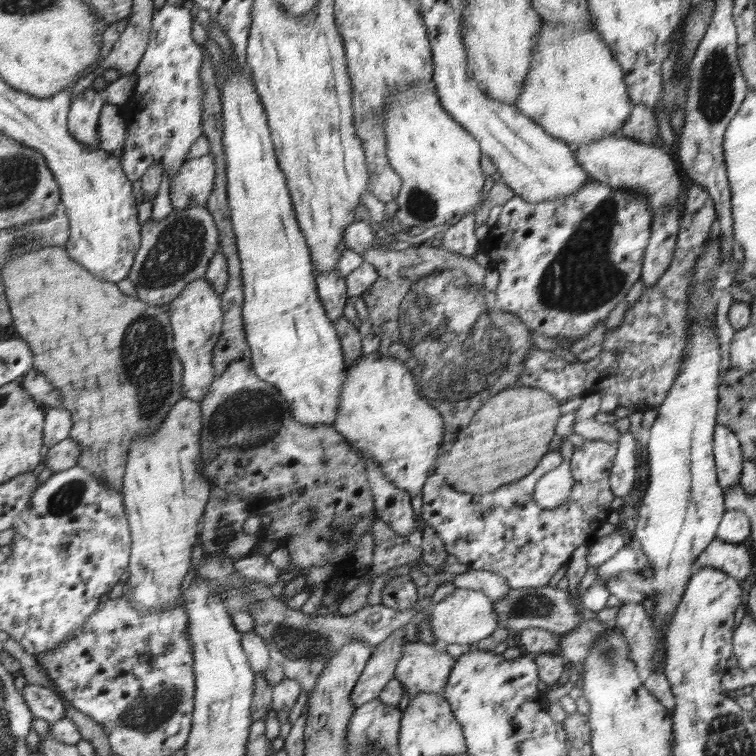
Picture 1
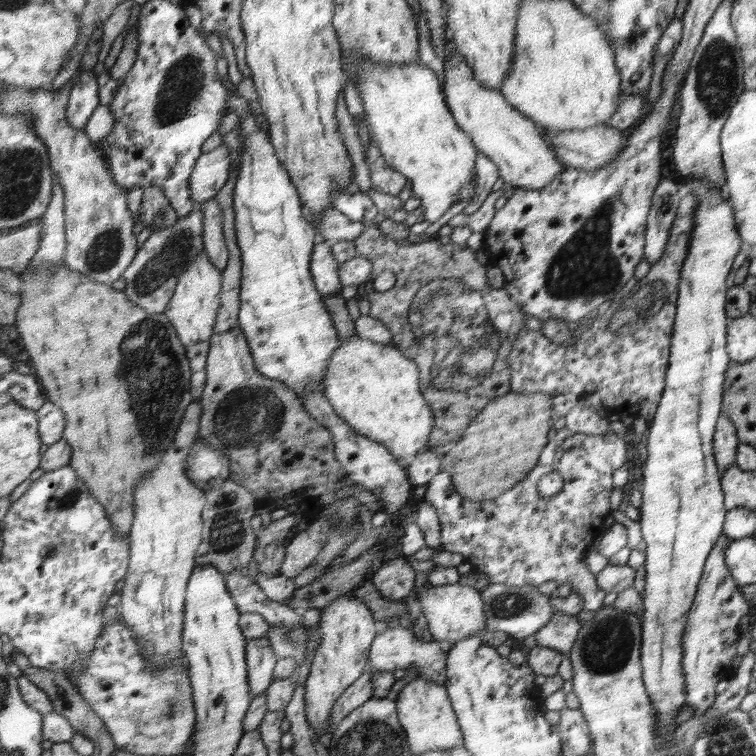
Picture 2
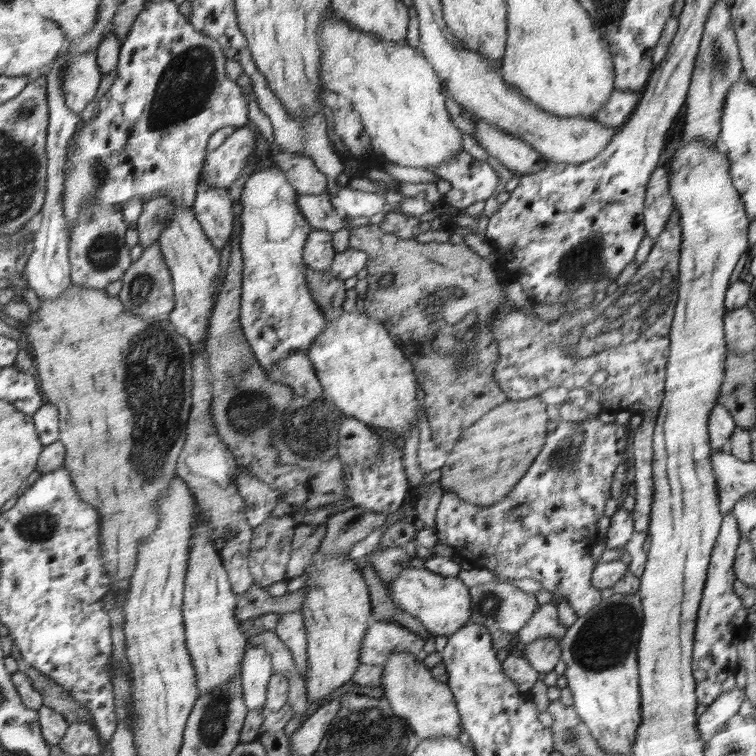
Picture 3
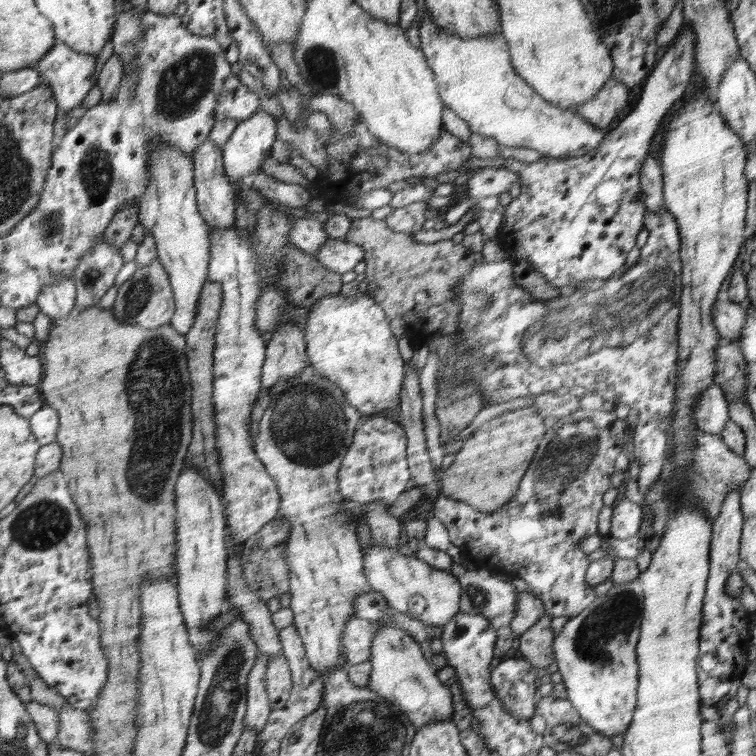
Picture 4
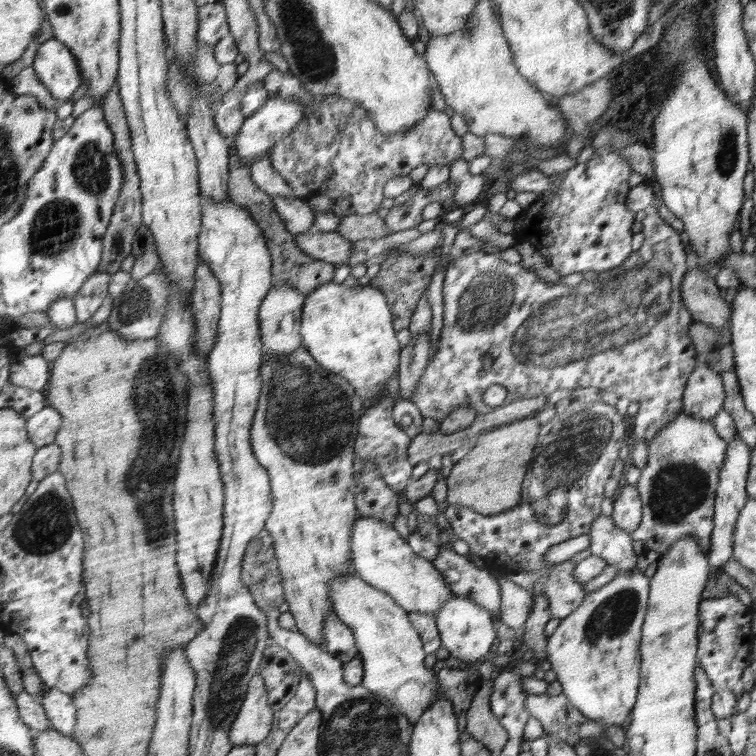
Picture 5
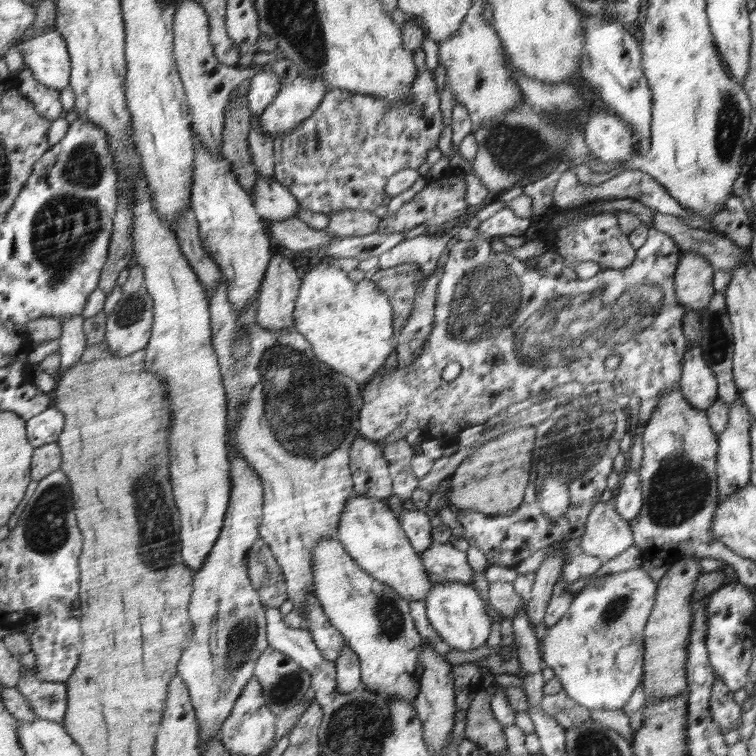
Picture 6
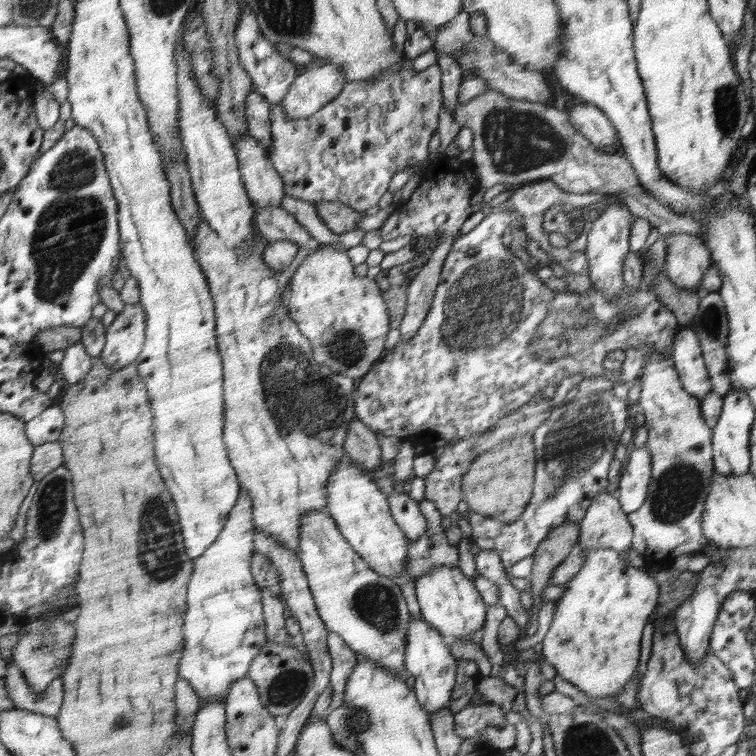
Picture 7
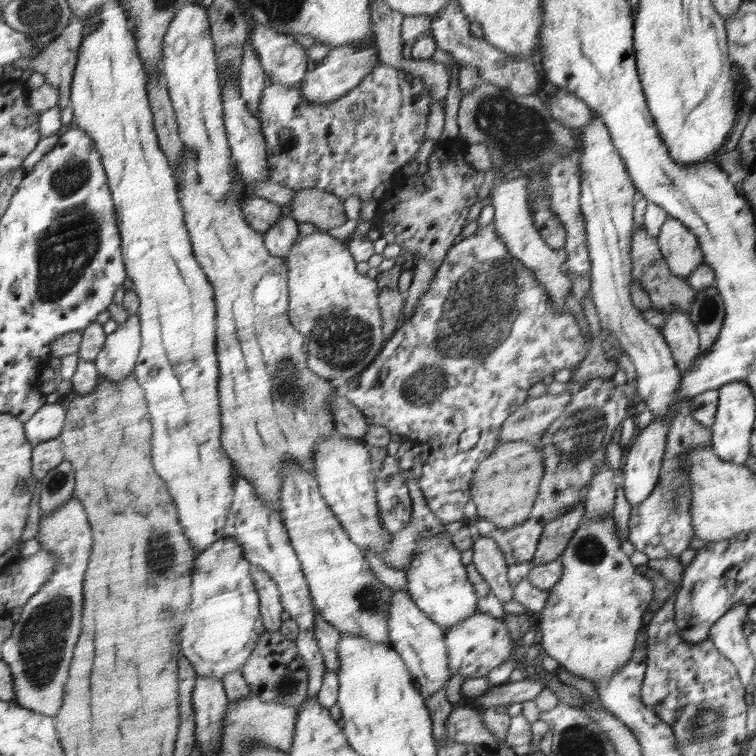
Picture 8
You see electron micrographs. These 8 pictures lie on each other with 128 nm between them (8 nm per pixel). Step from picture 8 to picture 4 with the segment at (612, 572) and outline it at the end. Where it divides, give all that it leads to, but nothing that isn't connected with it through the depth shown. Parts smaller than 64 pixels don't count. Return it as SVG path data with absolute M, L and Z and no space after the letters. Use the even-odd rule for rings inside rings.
M634 579L623 583L613 583L612 588L596 598L587 610L579 615L568 618L560 634L554 642L555 661L563 683L566 686L568 700L578 711L586 723L594 727L598 733L613 737L620 733L625 734L631 723L634 722L636 705L636 688L638 684L638 664L636 664L636 642L642 620L643 584Z

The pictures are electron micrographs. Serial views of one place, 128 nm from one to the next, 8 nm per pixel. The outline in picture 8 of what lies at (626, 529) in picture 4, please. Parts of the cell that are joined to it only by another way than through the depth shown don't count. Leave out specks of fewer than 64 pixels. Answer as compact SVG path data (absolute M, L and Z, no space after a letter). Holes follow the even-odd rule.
M675 410L667 412L665 418L655 418L638 435L632 446L630 446L626 456L626 464L621 470L624 473L624 493L626 499L632 507L644 502L655 491L656 484L659 483L660 474L662 474L663 458L667 454L668 432L675 418Z

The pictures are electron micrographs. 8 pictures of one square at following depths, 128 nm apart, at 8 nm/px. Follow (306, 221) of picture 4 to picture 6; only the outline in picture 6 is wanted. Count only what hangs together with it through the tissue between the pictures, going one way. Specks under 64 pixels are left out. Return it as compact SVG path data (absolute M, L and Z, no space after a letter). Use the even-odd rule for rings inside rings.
M258 174L252 187L252 200L256 200L256 208L260 216L271 221L280 221L288 217L298 216L299 201L292 196L286 186L280 184L275 177Z

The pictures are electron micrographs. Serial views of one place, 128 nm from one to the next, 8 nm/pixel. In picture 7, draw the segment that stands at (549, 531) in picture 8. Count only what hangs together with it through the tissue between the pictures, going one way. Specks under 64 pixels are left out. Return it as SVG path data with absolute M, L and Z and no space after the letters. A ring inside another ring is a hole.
M576 521L564 523L552 529L551 534L539 544L538 550L533 555L534 570L529 576L531 584L531 598L533 604L531 613L538 614L544 604L544 589L551 584L552 574L555 574L556 567L568 558L572 552L572 546L576 544L580 534L580 528Z

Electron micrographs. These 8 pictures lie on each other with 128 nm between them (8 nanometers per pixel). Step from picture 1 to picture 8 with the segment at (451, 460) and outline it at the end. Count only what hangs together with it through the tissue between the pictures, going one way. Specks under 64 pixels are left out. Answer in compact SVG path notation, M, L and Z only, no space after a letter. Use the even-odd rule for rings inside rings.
M518 440L502 443L496 446L483 463L475 470L471 481L471 500L476 504L479 518L490 520L498 528L512 529L528 520L532 506L539 497L539 488L542 486L543 476L546 474L546 465L543 453L531 441Z

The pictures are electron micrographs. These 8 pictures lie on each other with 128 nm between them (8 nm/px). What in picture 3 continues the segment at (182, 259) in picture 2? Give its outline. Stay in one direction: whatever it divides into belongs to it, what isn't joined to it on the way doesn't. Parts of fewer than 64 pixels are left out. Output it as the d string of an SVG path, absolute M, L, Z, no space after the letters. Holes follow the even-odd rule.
M156 240L150 248L143 250L136 264L132 264L124 273L124 278L121 280L122 288L118 296L123 302L124 309L127 310L125 314L135 313L152 323L170 319L170 314L175 308L174 280L162 248L163 246Z

